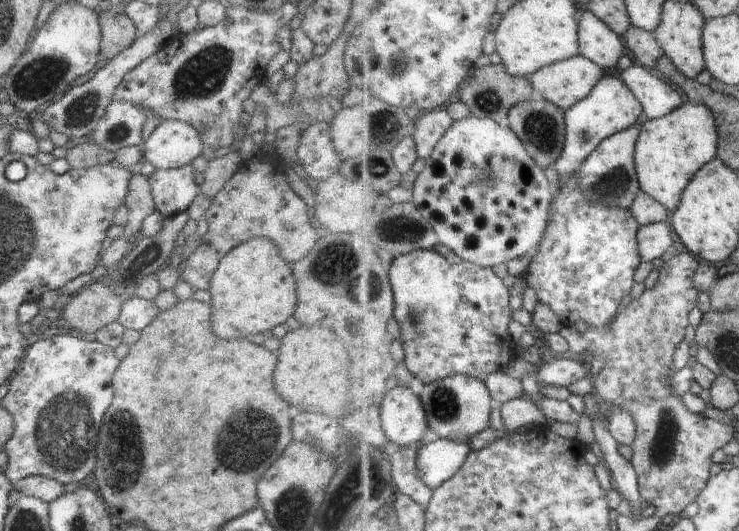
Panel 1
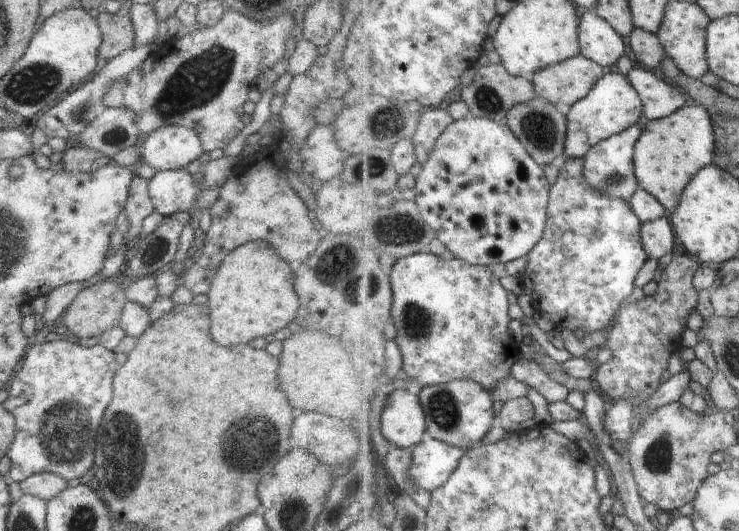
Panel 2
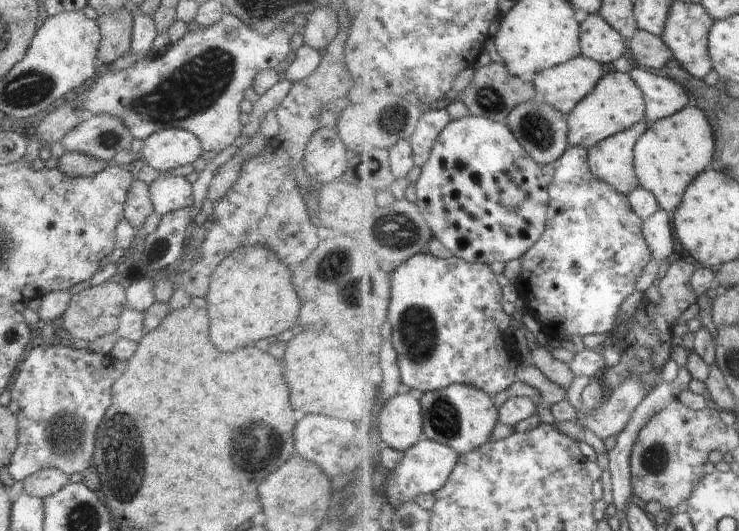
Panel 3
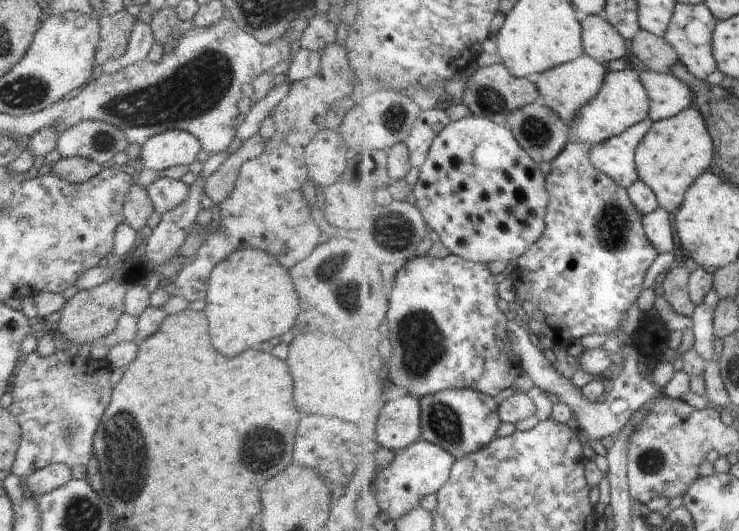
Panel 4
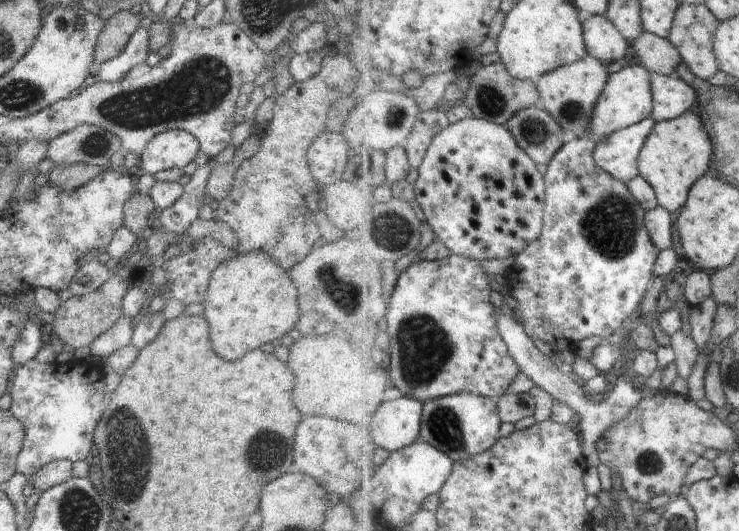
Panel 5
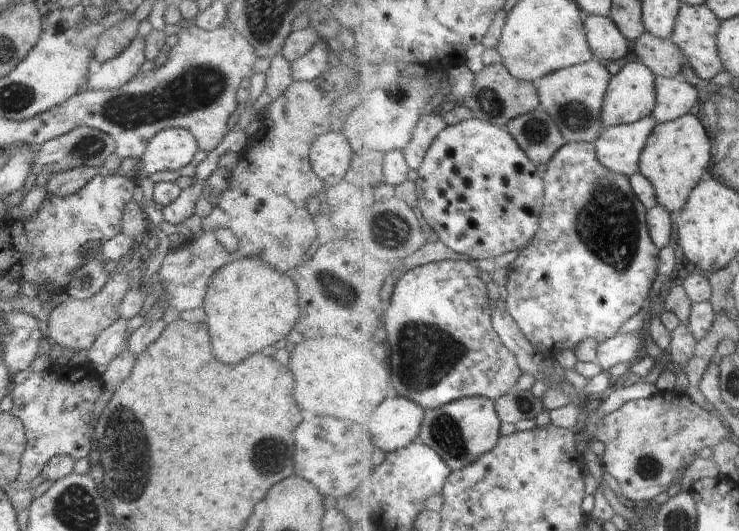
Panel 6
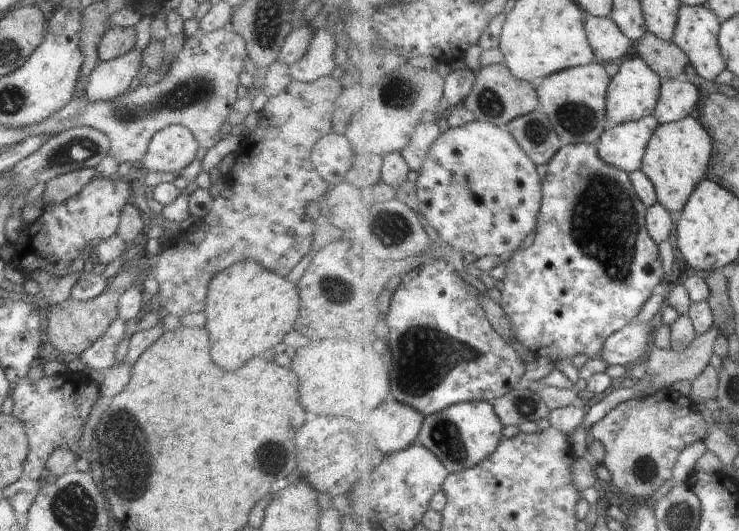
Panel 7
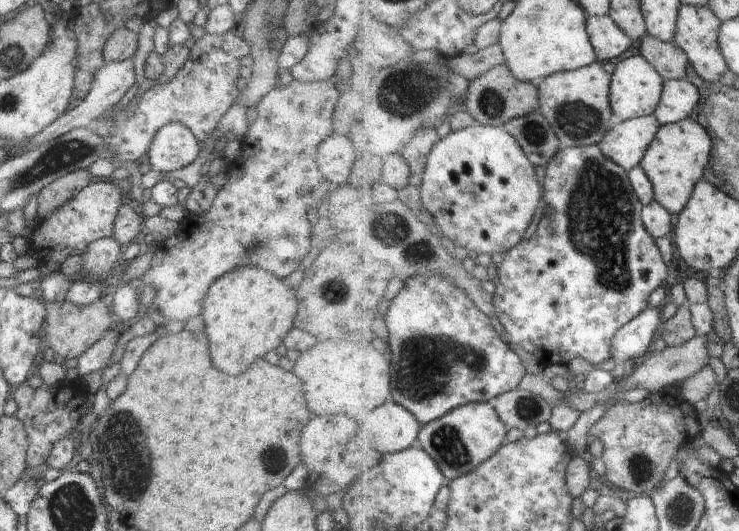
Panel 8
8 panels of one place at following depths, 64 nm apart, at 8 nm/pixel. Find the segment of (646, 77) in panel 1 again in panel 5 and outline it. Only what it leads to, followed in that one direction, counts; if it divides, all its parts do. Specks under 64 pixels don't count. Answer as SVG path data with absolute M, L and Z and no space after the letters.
M652 73L655 96L653 117L657 121L671 121L692 110L700 101L697 90L679 75Z

